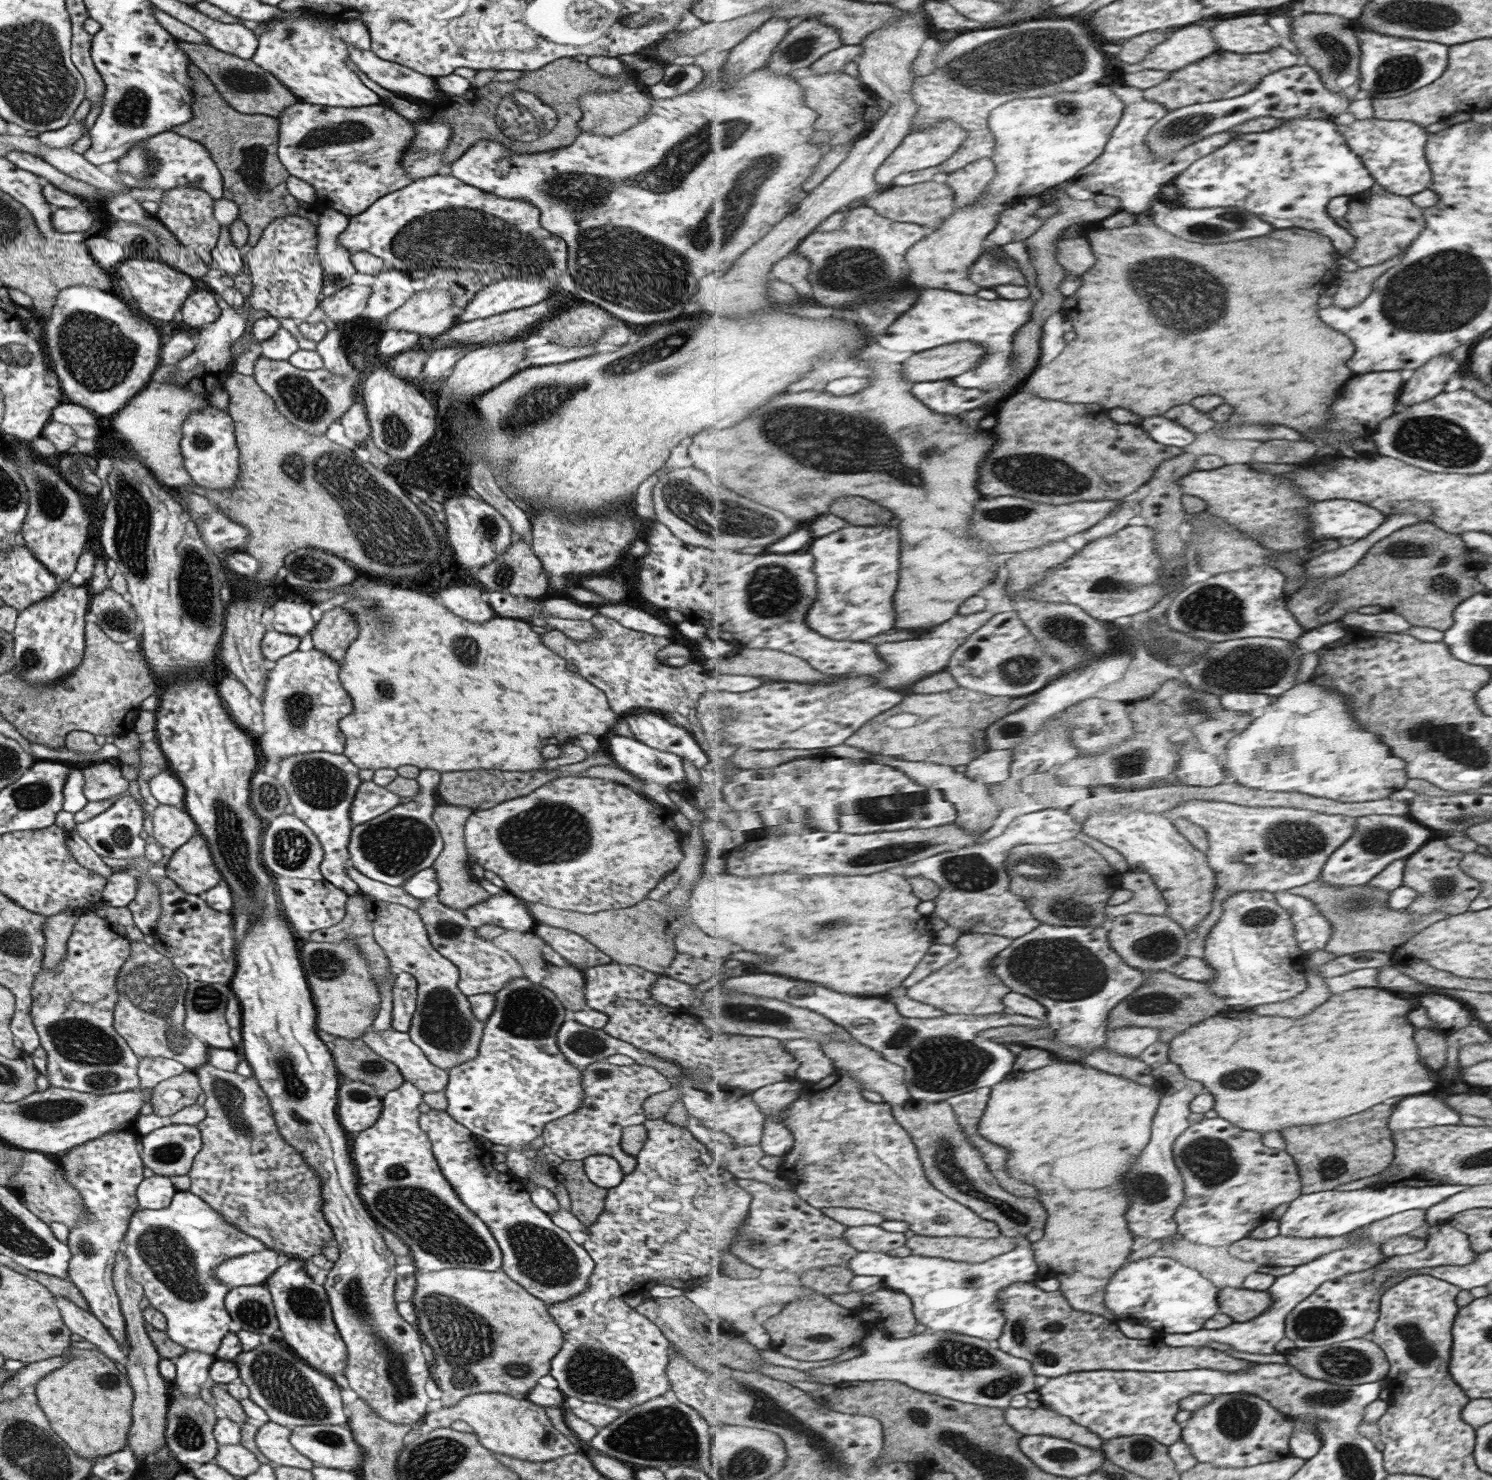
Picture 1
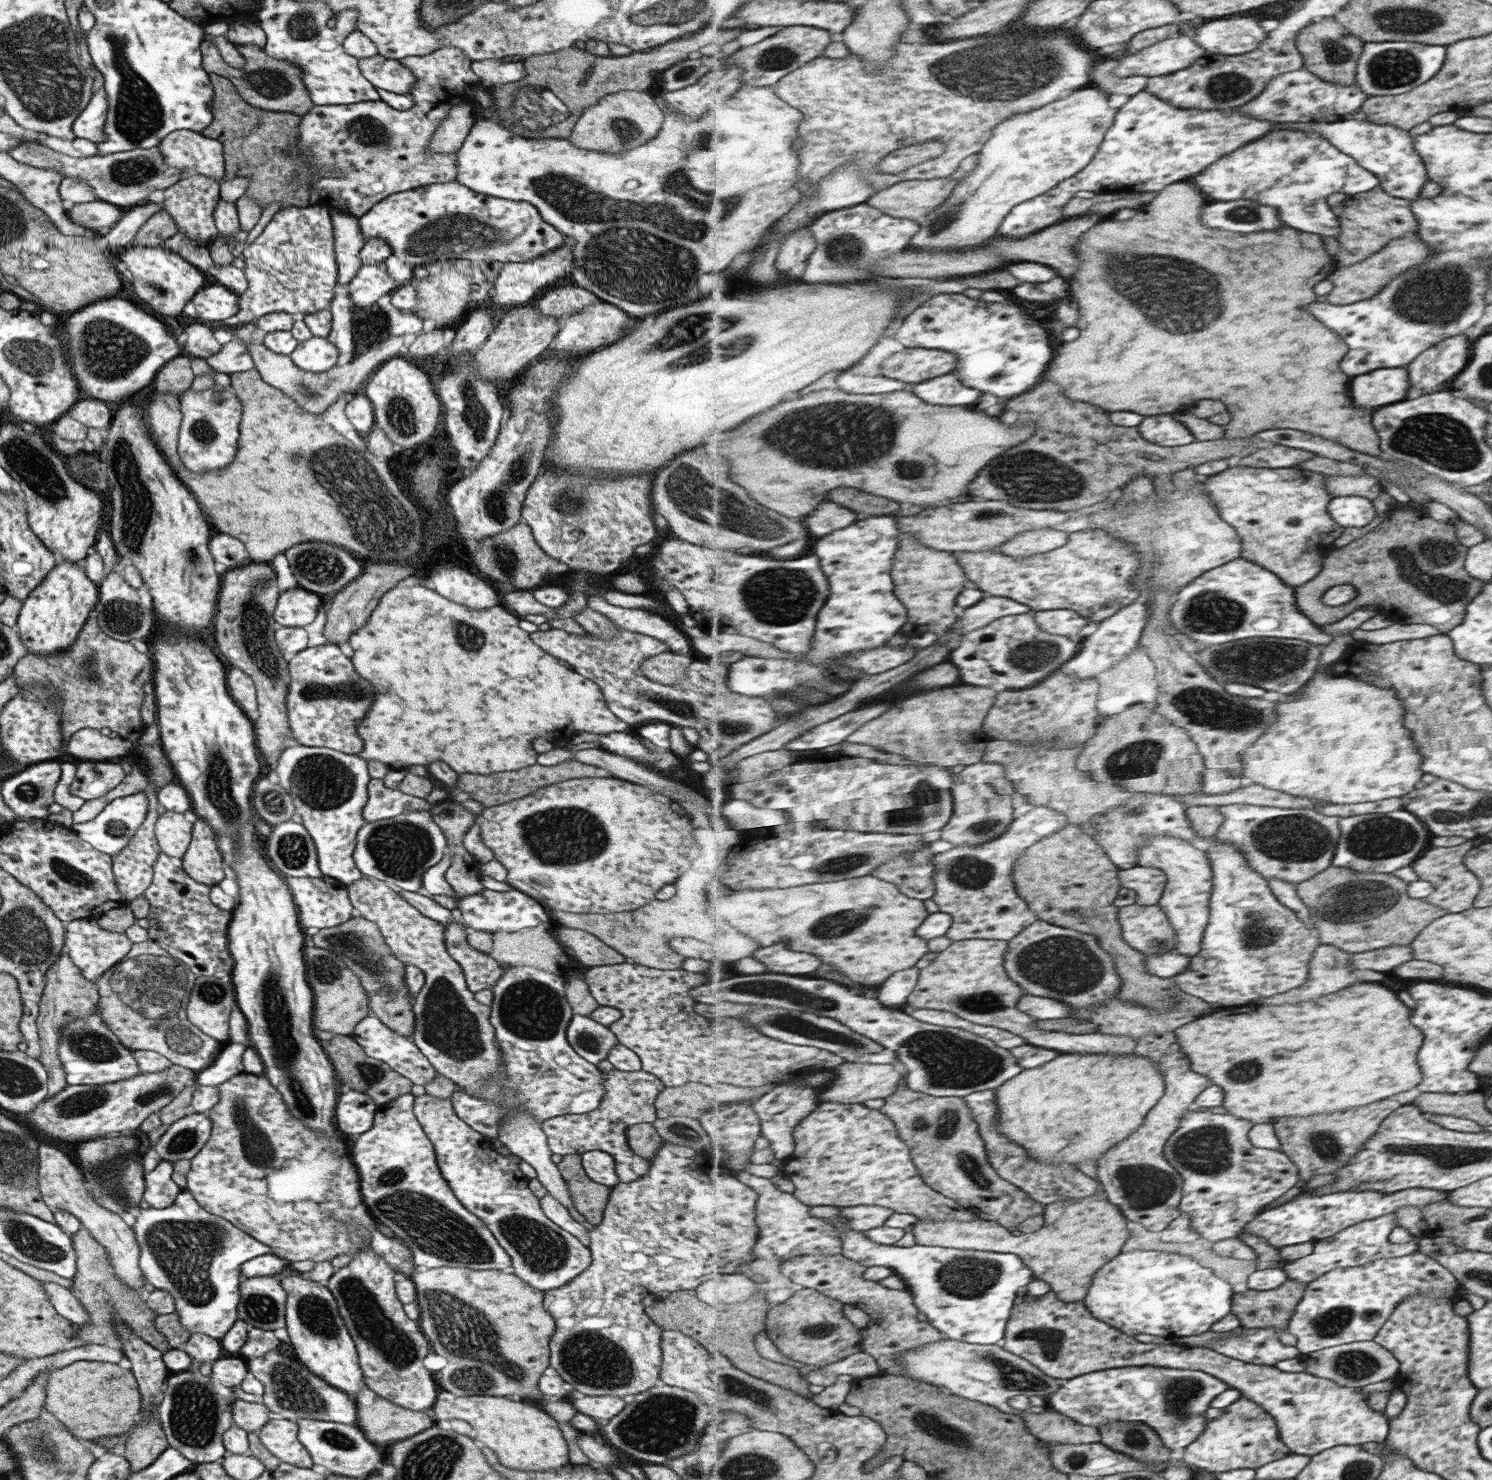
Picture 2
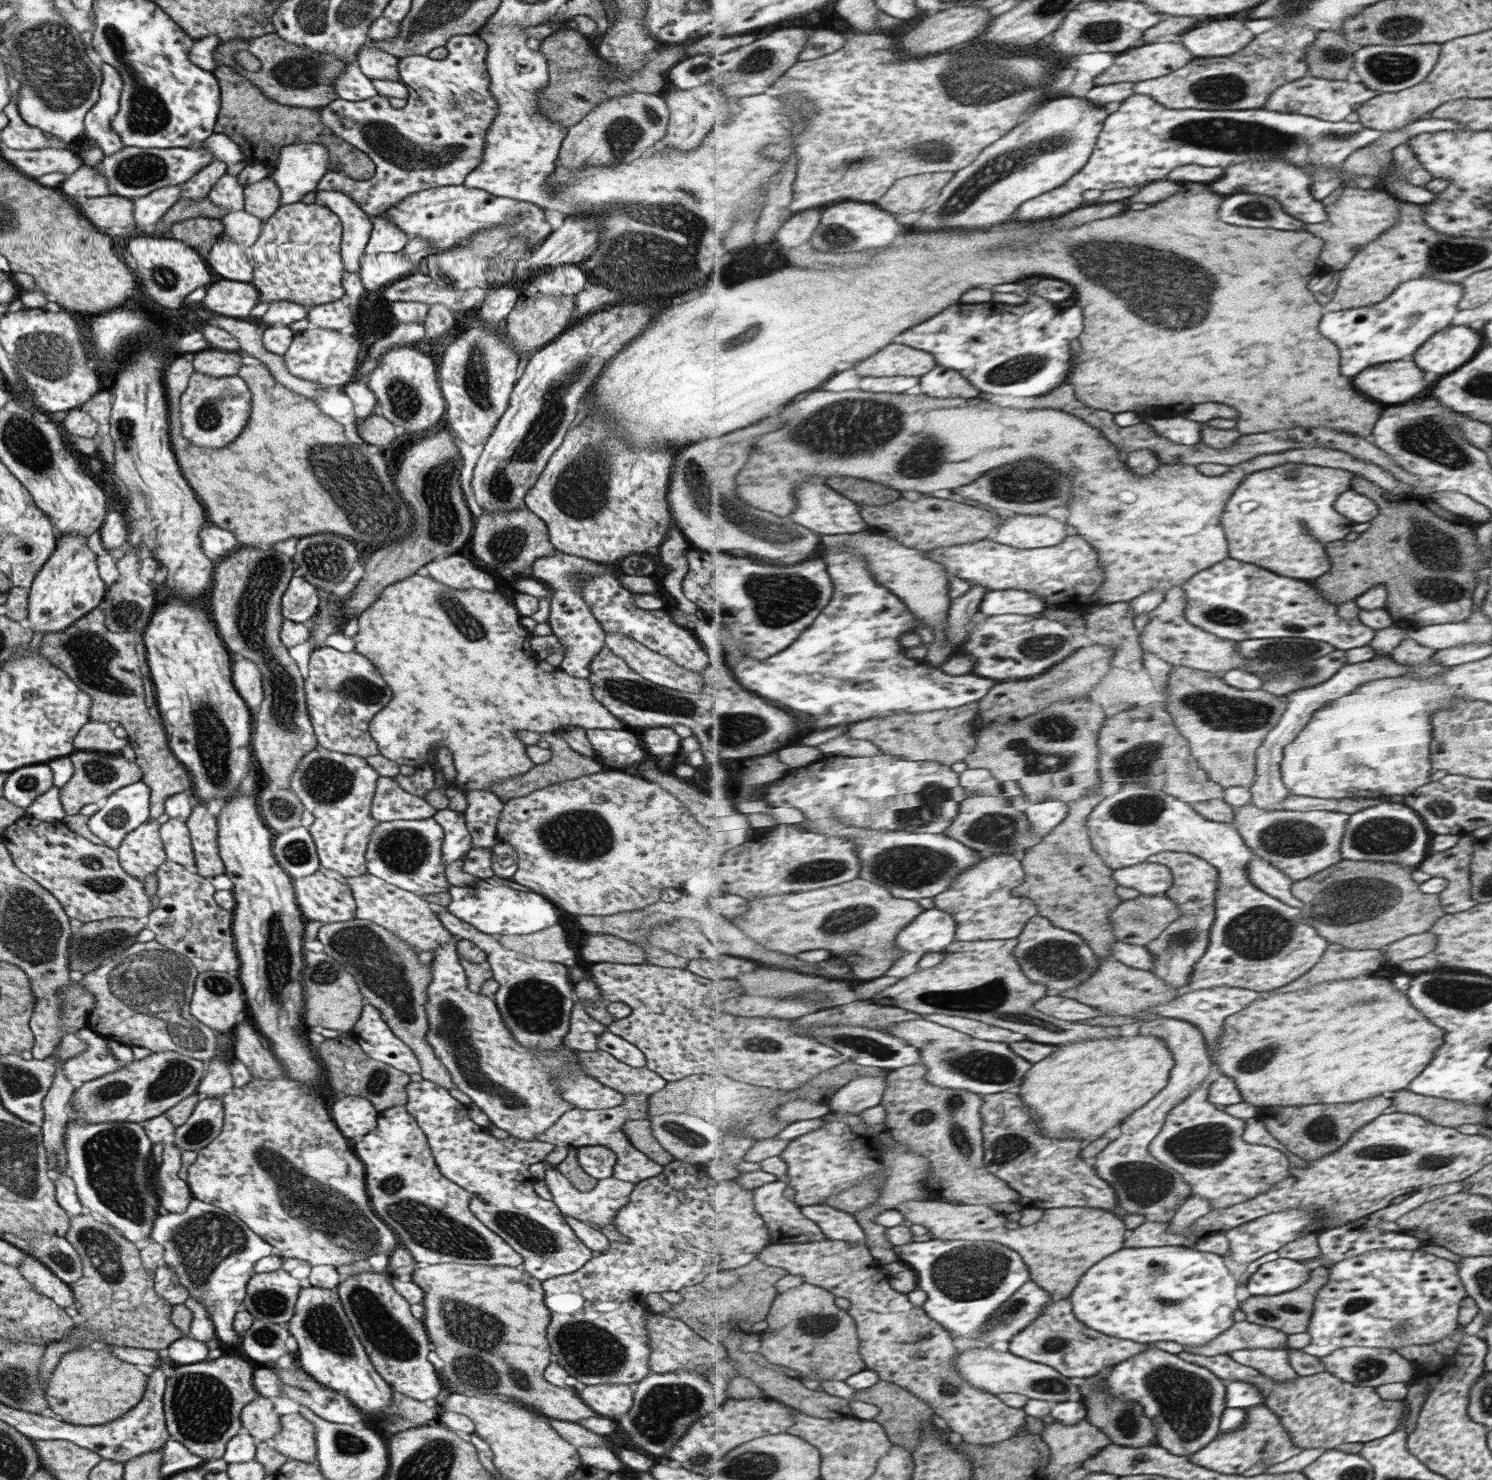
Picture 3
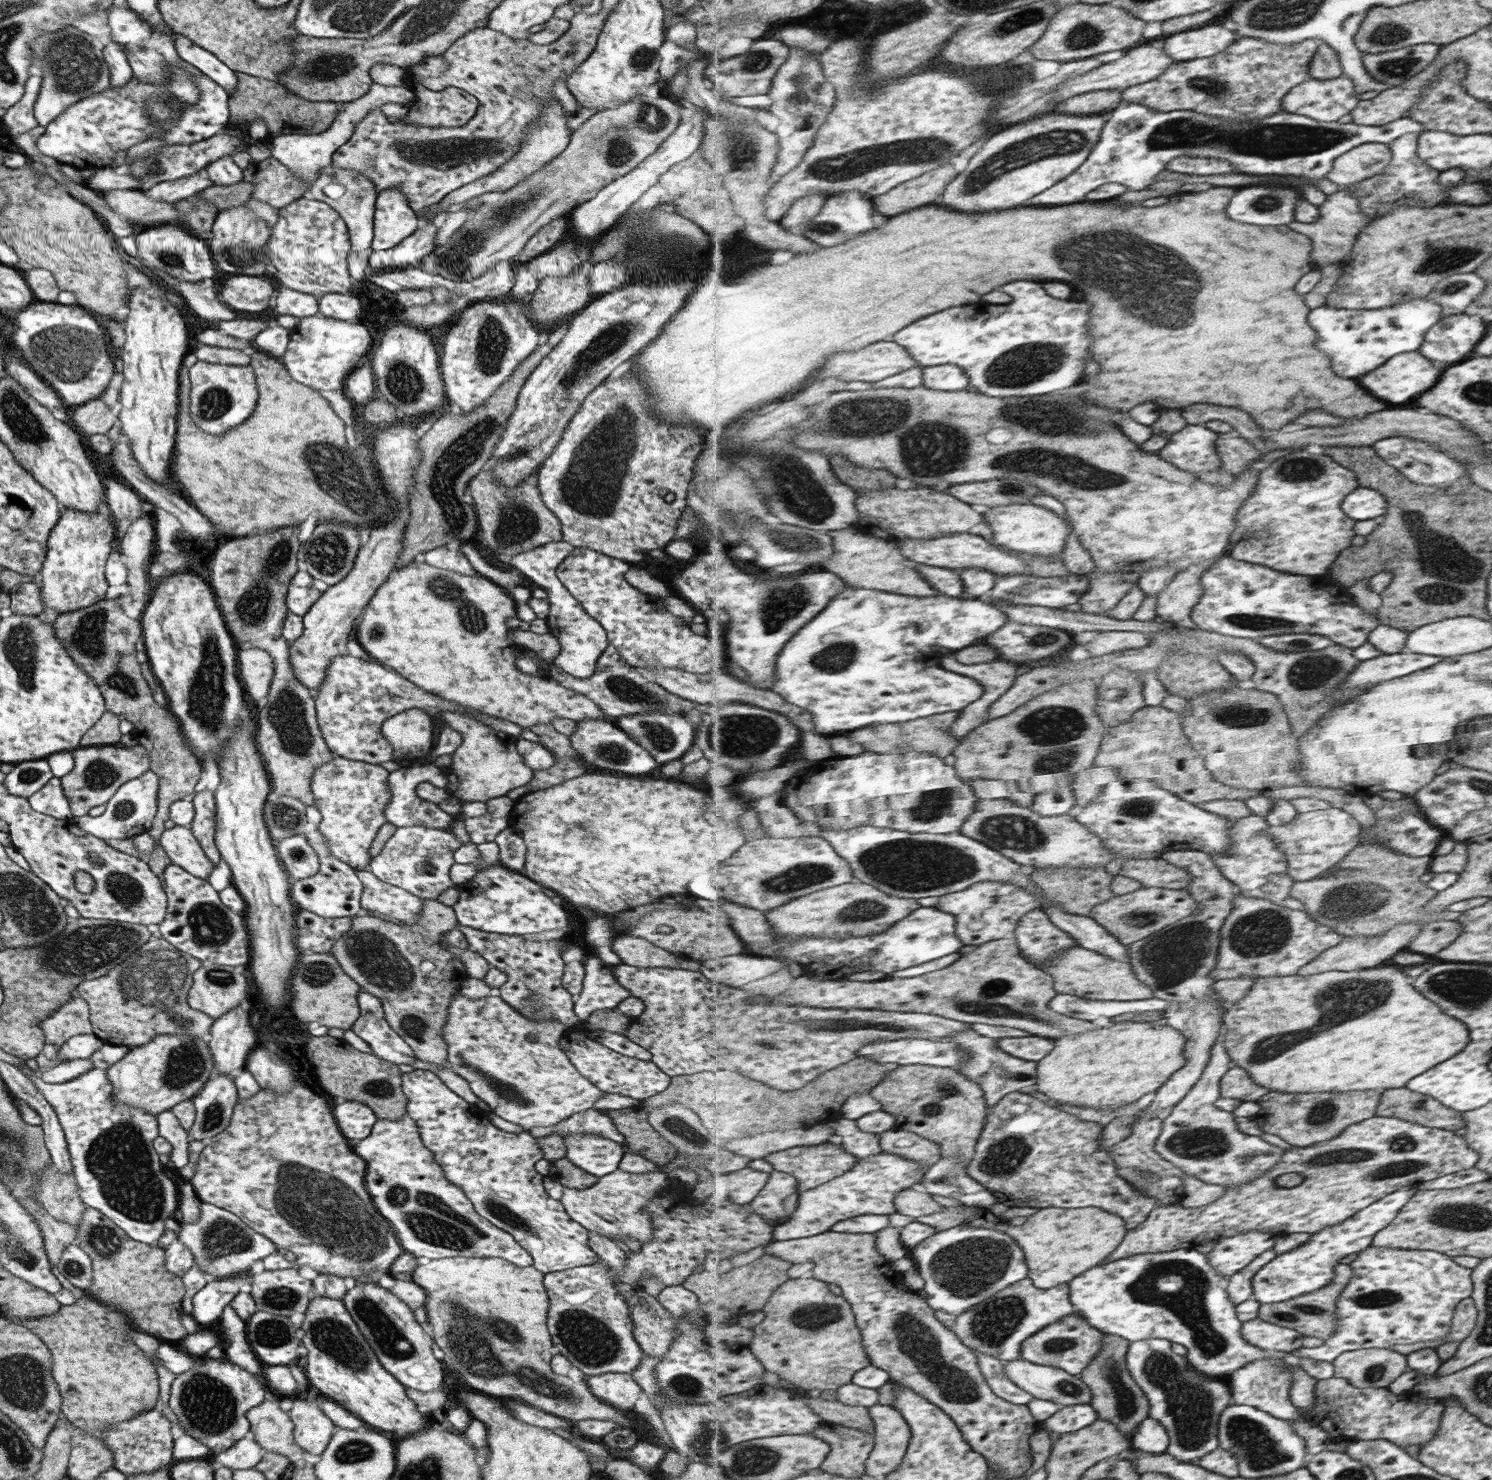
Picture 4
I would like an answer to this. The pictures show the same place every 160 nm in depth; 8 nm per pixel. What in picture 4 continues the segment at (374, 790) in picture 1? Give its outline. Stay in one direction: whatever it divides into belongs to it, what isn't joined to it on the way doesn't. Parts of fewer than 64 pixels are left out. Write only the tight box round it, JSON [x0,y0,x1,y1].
[383,763,451,830]

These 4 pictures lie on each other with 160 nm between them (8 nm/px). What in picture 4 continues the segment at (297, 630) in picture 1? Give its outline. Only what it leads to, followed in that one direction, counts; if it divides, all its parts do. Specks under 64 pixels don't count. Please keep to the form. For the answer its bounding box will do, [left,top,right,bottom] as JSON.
[285,571,319,617]

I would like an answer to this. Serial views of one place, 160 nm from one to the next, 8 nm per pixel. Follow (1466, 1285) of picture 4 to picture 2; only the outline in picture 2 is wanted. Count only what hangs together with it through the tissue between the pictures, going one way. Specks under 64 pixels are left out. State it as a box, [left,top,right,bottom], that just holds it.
[1287,1251,1459,1355]

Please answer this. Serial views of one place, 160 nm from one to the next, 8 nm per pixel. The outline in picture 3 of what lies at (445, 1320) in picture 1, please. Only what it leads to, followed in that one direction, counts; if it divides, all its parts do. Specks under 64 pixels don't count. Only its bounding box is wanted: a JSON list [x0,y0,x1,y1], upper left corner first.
[409,1262,596,1423]

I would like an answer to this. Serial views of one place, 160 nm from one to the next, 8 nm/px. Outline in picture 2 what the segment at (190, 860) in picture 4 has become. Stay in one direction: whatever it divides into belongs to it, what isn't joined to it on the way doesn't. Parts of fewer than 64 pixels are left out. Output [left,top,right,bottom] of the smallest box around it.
[154,811,192,859]

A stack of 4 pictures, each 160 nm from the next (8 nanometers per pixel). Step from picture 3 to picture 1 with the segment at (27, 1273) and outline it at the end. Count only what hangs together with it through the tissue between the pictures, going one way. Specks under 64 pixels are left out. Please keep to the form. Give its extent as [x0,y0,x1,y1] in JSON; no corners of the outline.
[56,1298,127,1364]

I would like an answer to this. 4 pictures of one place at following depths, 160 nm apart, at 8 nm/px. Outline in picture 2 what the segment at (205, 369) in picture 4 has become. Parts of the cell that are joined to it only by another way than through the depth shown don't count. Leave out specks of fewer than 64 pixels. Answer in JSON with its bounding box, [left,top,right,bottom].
[176,386,242,473]

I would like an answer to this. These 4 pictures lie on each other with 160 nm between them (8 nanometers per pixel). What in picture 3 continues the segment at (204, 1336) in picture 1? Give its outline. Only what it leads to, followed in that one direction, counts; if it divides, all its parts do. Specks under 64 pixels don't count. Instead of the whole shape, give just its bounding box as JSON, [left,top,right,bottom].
[149,1197,275,1344]

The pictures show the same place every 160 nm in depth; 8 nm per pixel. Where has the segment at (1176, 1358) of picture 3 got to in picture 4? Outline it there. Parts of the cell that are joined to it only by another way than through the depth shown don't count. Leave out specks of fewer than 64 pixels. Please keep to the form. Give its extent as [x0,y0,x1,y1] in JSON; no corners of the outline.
[1127,1337,1234,1463]

